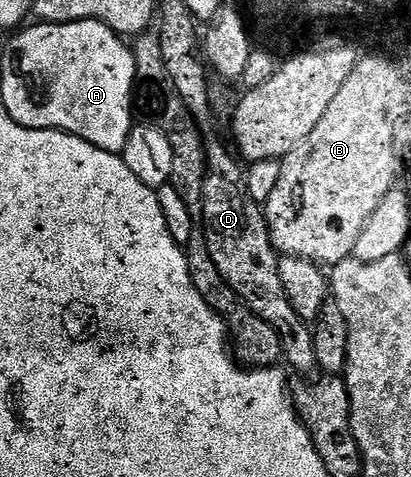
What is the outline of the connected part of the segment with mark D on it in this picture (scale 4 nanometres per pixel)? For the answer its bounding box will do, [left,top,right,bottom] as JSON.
[200,140,316,370]

